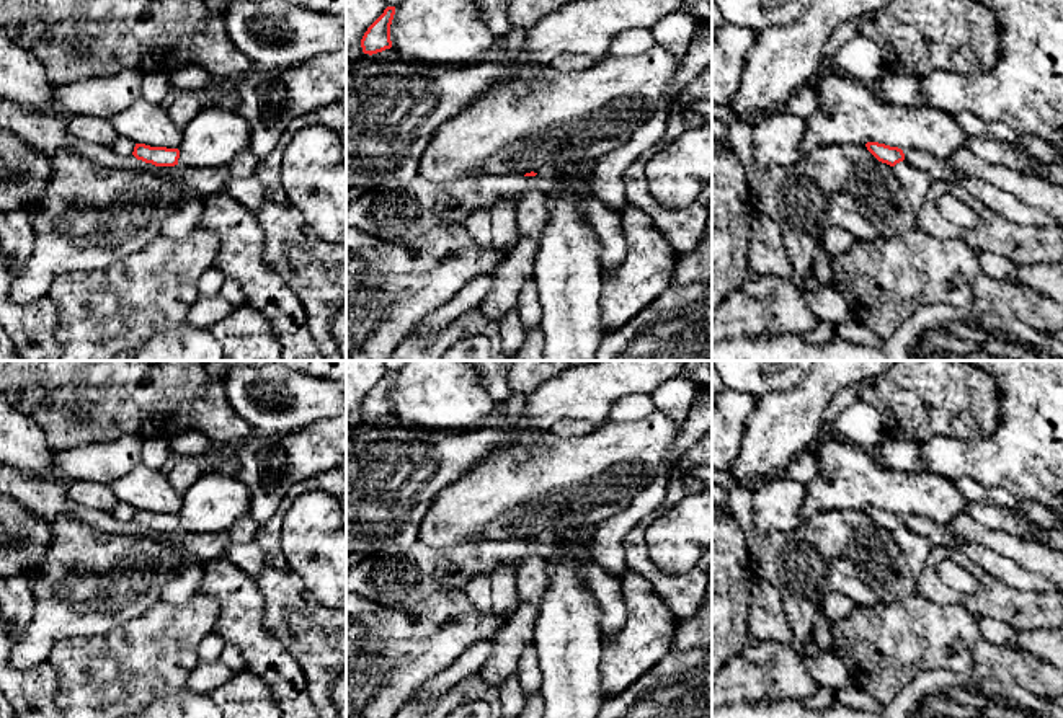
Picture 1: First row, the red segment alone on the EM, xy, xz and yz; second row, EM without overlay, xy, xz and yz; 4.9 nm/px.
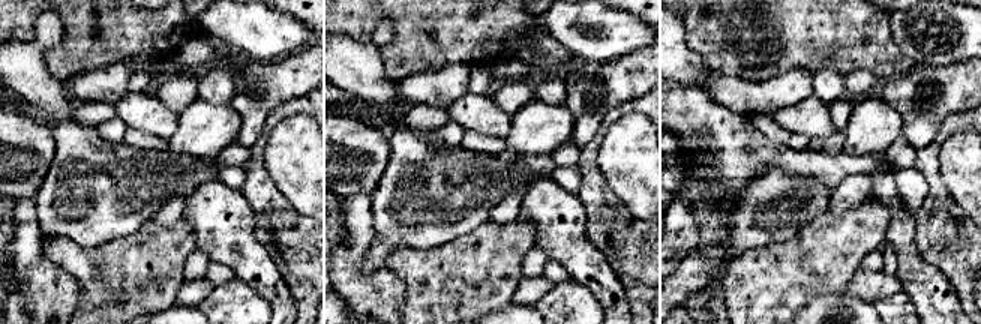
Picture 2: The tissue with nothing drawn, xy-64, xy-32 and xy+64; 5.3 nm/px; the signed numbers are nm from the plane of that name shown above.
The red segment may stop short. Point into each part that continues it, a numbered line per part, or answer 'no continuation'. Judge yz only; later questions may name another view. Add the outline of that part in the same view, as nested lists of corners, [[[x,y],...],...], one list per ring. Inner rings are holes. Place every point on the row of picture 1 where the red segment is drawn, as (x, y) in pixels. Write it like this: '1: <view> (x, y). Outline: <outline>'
1: yz (1000, 201). Outline: [[[905,148],[905,162],[929,175],[932,181],[950,181],[963,186],[972,196],[1007,220],[1025,227],[1055,227],[1058,222],[1043,209],[1027,206],[1012,194],[980,180],[958,173],[949,160],[929,152]]]

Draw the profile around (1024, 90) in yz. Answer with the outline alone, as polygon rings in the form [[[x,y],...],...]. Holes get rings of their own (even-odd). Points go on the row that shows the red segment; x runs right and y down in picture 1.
[[[976,0],[996,13],[1001,28],[999,62],[986,72],[960,75],[936,70],[921,78],[929,106],[947,114],[967,111],[1037,135],[1063,152],[1063,0]]]

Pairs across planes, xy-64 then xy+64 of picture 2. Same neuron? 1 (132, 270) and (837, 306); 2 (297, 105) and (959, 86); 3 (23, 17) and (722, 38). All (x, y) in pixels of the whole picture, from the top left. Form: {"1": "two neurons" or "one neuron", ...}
{"1": "two neurons", "2": "two neurons", "3": "one neuron"}

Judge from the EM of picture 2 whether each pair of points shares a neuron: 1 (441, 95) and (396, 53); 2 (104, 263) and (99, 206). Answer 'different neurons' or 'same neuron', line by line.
1: different neurons
2: different neurons

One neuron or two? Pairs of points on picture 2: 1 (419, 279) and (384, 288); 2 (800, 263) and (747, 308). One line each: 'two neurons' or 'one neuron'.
1: two neurons
2: one neuron

